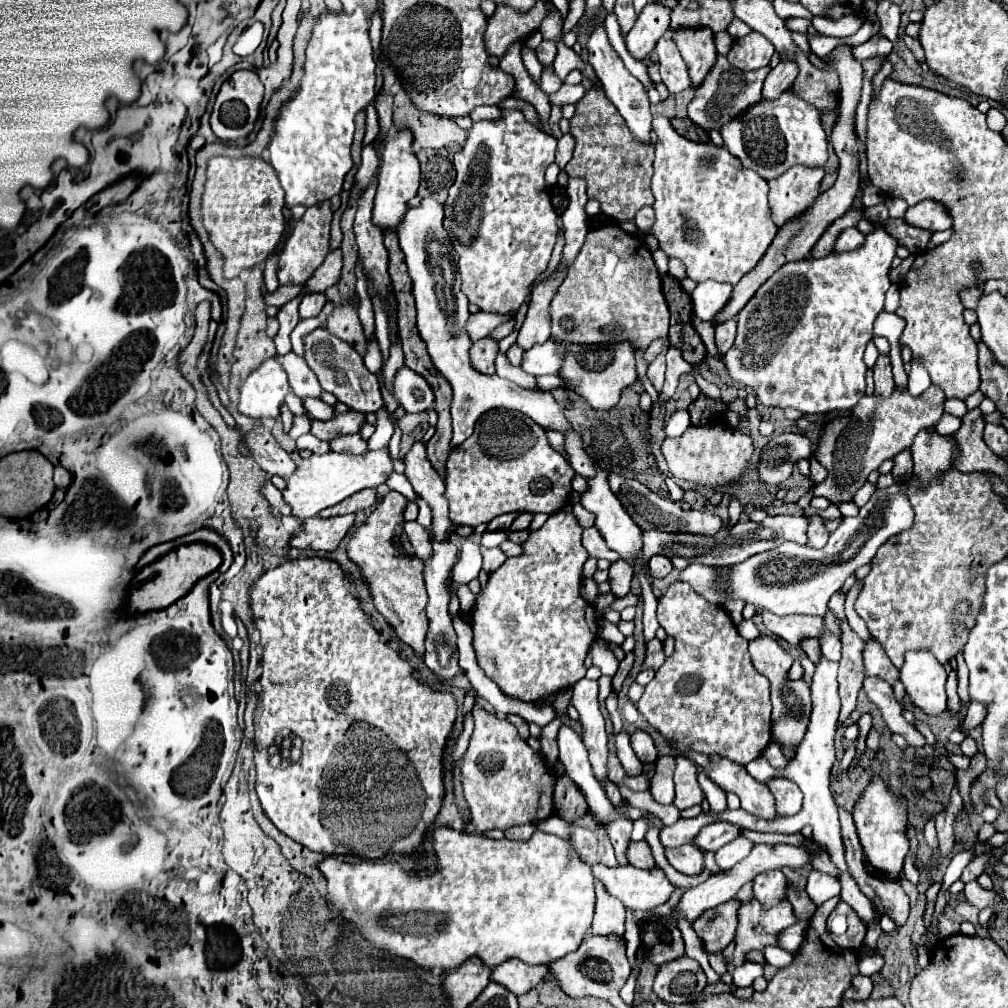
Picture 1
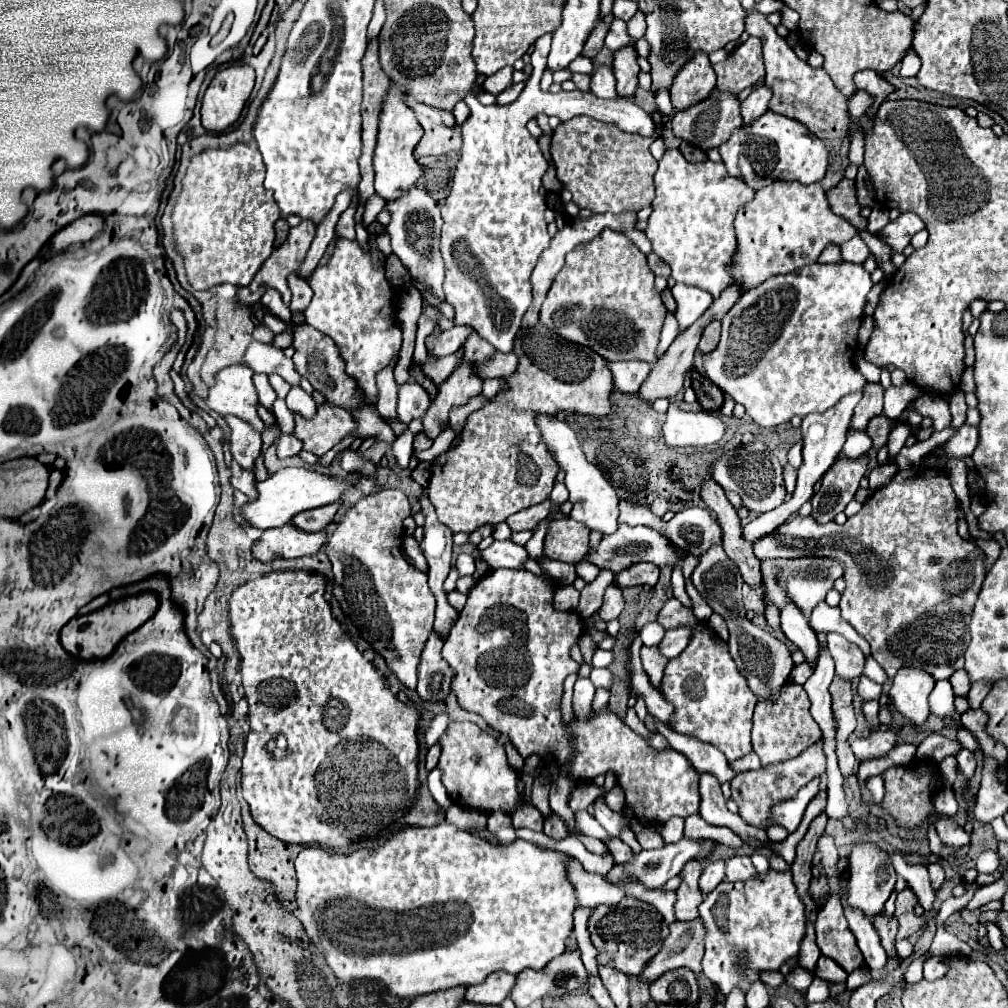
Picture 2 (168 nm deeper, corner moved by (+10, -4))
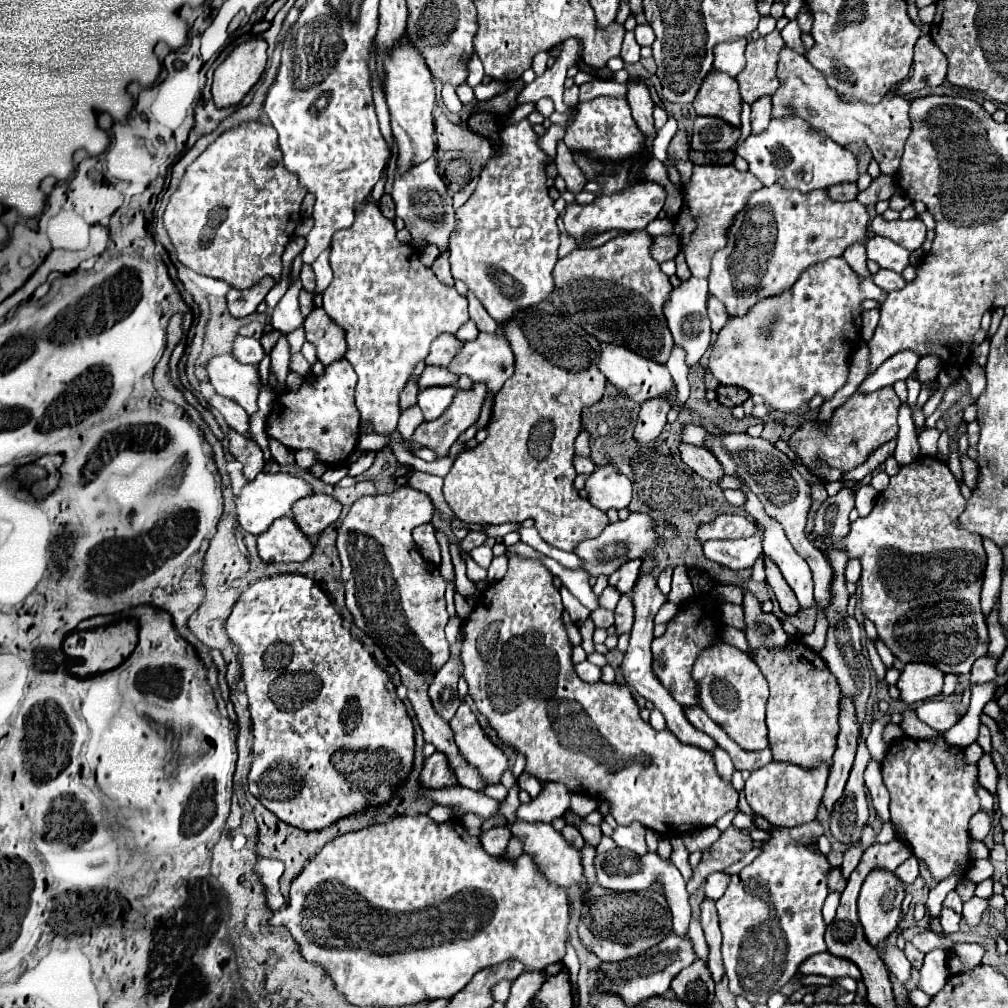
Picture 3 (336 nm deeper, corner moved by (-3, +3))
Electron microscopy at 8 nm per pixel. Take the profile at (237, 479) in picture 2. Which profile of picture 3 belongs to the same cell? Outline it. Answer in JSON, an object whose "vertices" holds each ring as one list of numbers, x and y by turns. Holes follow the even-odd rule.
{"vertices":[[235,430,229,432,229,452,237,454,235,458,245,466,243,474,247,476,247,480,255,480,255,476,265,466,265,458,263,458,261,448,253,440,239,436,239,432,235,432]]}

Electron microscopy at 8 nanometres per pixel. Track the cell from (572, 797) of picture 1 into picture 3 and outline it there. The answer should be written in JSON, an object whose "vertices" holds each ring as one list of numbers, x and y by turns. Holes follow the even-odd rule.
{"vertices":[[567,824,567,826,561,830,561,834,563,834,563,838,565,838,567,842,571,842,575,848,581,848,581,846,585,844,585,840,583,840,581,834,579,834,579,830,577,830,575,826,571,826,571,824]]}

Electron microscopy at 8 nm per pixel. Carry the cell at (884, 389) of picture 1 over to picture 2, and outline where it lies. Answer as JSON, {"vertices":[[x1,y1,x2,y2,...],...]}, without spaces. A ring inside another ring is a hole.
{"vertices":[[866,383,864,397,860,399,860,403,854,409,854,415,852,415,848,431,866,431,868,421,882,413,882,393,884,393,882,385]]}

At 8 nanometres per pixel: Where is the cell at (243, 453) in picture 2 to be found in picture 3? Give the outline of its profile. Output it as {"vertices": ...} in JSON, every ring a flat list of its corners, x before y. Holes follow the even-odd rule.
{"vertices":[[215,394,213,398,209,398,209,404,213,408,217,408,225,416,227,424,233,430,237,430,239,434,243,434,245,438,251,438,251,434,249,434,249,414,239,404,235,404,233,400,227,400,227,398,219,396,219,394]]}

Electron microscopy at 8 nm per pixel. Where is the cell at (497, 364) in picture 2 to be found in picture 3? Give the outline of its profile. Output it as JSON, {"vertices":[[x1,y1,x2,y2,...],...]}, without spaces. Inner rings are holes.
{"vertices":[[481,332,477,336,477,340,463,344,459,354,455,356,455,360,447,368,459,376,467,374,473,382,485,382,489,392,497,392,505,384,505,380,513,374,513,350,505,338,487,336]]}

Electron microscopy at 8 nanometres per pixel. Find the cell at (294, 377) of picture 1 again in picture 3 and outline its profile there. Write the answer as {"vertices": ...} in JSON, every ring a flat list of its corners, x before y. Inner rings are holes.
{"vertices":[[237,336,233,344,233,354,245,364,259,364,265,356,265,350,259,340,249,336]]}

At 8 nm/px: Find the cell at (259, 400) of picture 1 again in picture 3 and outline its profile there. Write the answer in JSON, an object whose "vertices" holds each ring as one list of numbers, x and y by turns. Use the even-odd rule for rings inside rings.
{"vertices":[[233,354,215,356,209,364,209,380,217,394,235,400,249,414,257,412,259,398,259,376,257,366,241,364]]}

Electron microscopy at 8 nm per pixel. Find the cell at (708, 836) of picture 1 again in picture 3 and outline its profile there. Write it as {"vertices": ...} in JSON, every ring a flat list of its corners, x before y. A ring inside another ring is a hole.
{"vertices":[[611,850,605,854,595,856,595,868,597,868,597,882,599,886,615,892,639,892,649,888,653,882,659,882,663,886,663,894,667,898,667,904,673,912,673,932,679,936,687,936,687,924,691,920,691,908,689,908,689,892,685,888,685,880,677,866,669,860,663,860,657,852,647,852,643,856,635,856,635,852,629,850]]}

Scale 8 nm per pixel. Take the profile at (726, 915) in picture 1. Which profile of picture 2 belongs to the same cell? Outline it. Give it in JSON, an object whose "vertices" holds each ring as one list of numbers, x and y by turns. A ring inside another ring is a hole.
{"vertices":[[700,919,692,923,676,921,670,925,670,935,666,937,662,949,650,963,646,963,640,981,642,983,654,983,660,975,672,969,688,967,694,973,700,973,700,961,702,961,702,937,704,937,704,925]]}

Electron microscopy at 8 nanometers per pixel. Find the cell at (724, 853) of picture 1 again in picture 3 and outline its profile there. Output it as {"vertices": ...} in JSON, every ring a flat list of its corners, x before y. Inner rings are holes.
{"vertices":[[713,872,707,876,707,882,705,882,705,896,711,898,711,900,719,900,729,884,729,874,725,872]]}

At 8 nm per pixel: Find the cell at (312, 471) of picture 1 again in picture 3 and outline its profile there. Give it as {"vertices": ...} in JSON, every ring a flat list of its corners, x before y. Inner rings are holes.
{"vertices":[[261,472,253,482,249,482,241,494,237,496,237,520,241,524,243,530,259,536,263,534,277,518,289,516,291,514,291,506,305,496,315,494,315,490,311,488,309,482,305,482,301,476,295,474,287,474,287,472]]}

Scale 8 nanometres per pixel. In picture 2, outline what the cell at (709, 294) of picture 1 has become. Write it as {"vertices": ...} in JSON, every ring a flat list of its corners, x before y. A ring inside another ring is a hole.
{"vertices":[[676,283,672,287,672,295,676,299,674,317,678,321,680,331,688,329,714,301,708,291,694,285,686,285,686,283]]}

